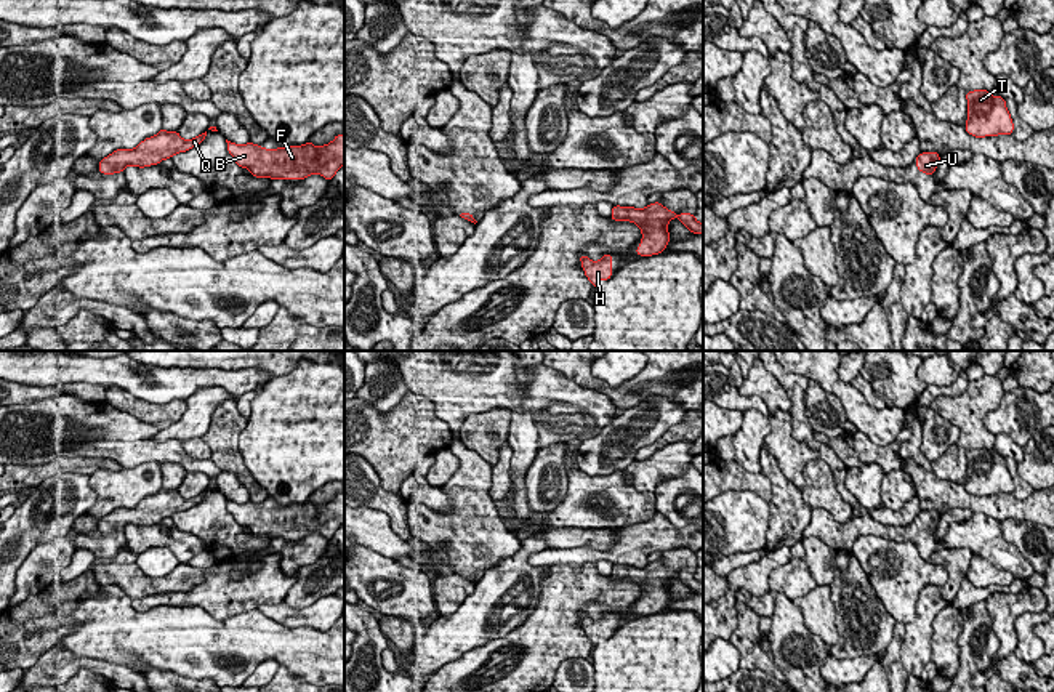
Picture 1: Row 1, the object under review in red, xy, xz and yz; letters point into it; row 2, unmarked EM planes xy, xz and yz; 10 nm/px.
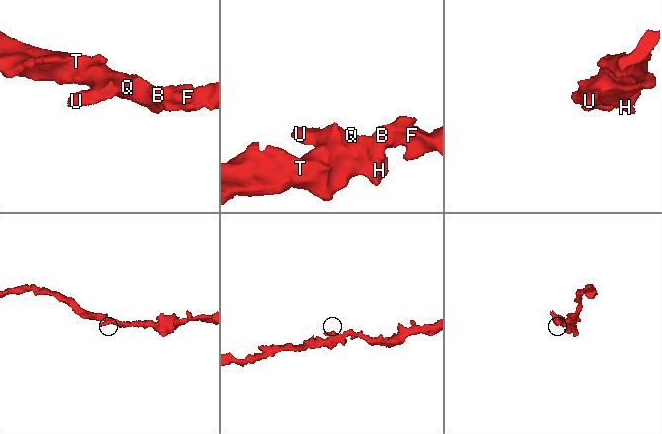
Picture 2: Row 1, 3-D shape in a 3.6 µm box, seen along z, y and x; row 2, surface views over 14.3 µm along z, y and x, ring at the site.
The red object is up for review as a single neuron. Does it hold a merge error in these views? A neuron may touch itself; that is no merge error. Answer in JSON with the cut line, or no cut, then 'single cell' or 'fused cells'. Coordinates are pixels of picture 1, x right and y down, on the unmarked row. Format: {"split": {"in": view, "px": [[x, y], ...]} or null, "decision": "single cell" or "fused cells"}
{"split": null, "decision": "single cell"}

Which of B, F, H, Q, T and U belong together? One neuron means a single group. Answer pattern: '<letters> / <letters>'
B F H Q T U

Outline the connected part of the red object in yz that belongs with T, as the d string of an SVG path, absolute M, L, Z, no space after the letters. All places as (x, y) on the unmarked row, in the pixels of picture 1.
M987 449L966 450L966 490L976 497L1012 493L1014 482L1004 457L992 455Z

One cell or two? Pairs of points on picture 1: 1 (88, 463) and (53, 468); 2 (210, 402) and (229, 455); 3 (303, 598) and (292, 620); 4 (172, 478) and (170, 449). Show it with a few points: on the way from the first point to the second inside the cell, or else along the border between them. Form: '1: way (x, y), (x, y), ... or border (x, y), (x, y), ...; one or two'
1: way (80, 465), (61, 465); one
2: border (234, 398), (225, 399), (215, 409), (202, 438); two
3: border (327, 595), (301, 607), (290, 607), (284, 603); two
4: border (160, 462), (177, 462), (186, 470); two

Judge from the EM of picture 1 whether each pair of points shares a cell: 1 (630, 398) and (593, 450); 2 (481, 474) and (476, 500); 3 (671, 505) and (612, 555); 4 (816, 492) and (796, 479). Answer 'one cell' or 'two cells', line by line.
1: two cells
2: one cell
3: two cells
4: two cells

